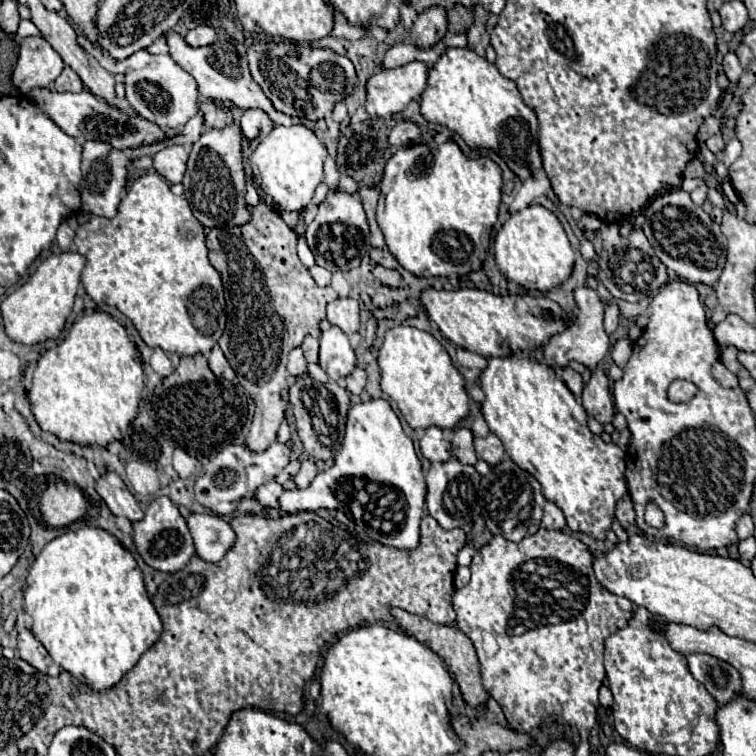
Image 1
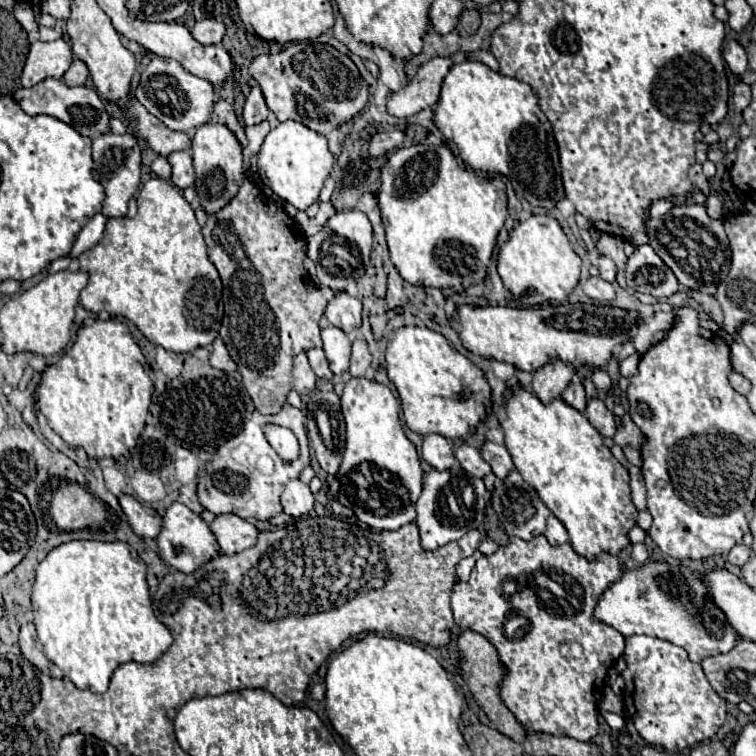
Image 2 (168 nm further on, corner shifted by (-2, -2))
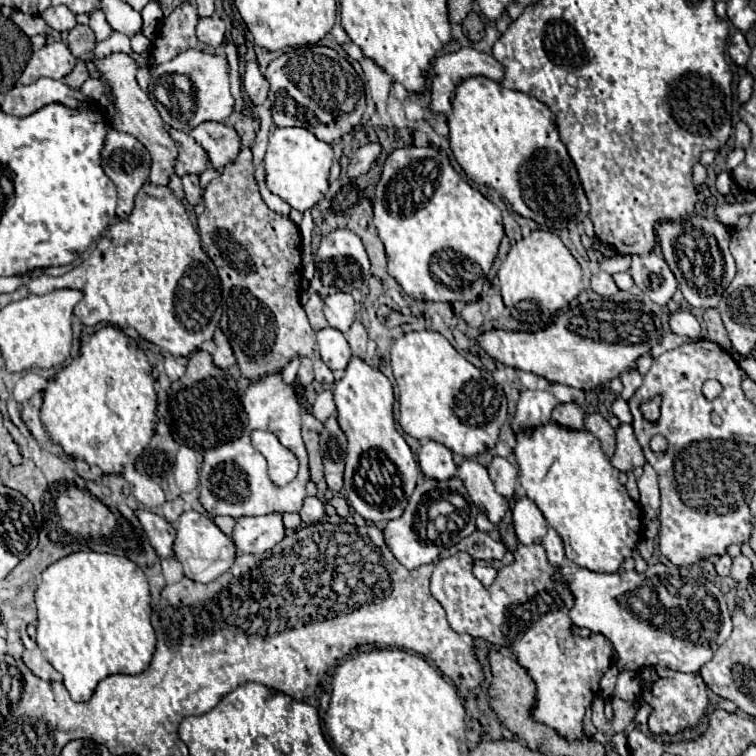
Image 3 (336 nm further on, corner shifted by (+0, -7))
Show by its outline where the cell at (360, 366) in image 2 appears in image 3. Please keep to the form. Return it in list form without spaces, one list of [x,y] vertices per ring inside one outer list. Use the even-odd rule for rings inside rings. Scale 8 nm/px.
[[[355,321],[353,327],[349,329],[347,343],[349,343],[351,353],[355,357],[359,357],[359,359],[365,359],[367,357],[367,331],[365,331],[365,327],[359,321]]]

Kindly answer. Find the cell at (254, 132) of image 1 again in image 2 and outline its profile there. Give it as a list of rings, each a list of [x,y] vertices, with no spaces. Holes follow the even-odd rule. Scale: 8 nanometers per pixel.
[[[253,86],[247,100],[245,100],[245,106],[243,106],[243,120],[245,120],[245,126],[255,126],[263,120],[269,118],[269,108],[265,104],[265,98],[263,98],[263,92],[259,86]]]

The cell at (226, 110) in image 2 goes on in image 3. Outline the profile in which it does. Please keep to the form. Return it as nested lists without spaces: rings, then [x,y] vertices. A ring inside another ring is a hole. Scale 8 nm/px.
[[[233,111],[233,113],[229,115],[229,119],[227,119],[227,125],[233,127],[233,129],[239,133],[239,137],[241,137],[241,147],[243,147],[243,149],[253,145],[255,135],[257,135],[257,131],[259,131],[259,123],[257,123],[257,121],[245,117],[241,111]]]

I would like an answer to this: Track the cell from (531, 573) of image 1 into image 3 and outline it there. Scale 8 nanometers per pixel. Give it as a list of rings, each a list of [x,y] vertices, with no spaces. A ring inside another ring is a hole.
[[[519,543],[513,555],[515,555],[515,561],[511,565],[501,567],[493,585],[489,587],[485,587],[473,575],[471,557],[467,553],[455,553],[447,559],[441,559],[435,565],[435,571],[431,577],[431,593],[443,605],[453,631],[487,639],[489,643],[511,651],[515,661],[527,671],[527,675],[537,687],[535,703],[531,707],[531,717],[537,723],[551,727],[559,737],[565,737],[569,741],[583,739],[585,735],[583,717],[587,709],[591,707],[593,697],[599,693],[601,677],[613,663],[613,643],[599,633],[589,637],[579,637],[577,633],[573,633],[575,625],[569,617],[569,611],[573,609],[573,603],[575,603],[573,593],[565,581],[555,579],[559,569],[547,561],[543,545]]]

